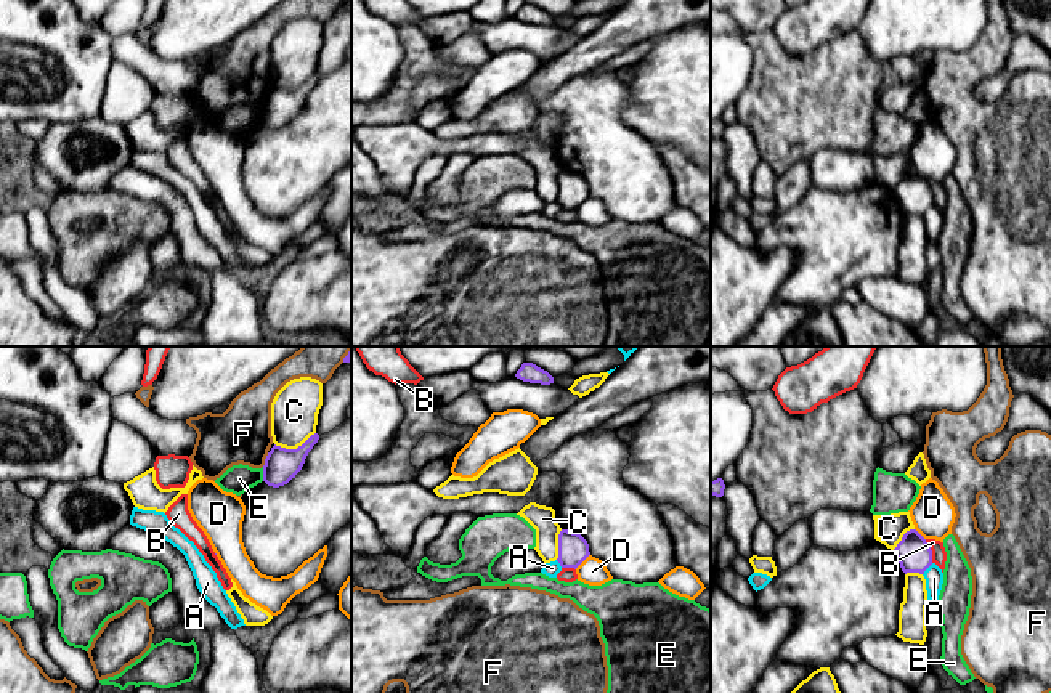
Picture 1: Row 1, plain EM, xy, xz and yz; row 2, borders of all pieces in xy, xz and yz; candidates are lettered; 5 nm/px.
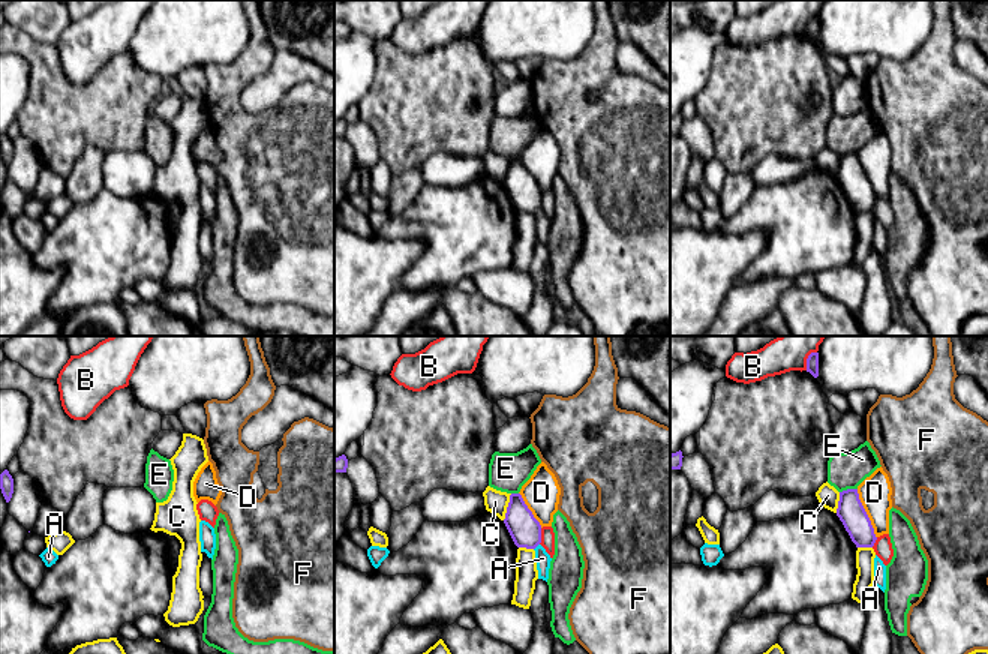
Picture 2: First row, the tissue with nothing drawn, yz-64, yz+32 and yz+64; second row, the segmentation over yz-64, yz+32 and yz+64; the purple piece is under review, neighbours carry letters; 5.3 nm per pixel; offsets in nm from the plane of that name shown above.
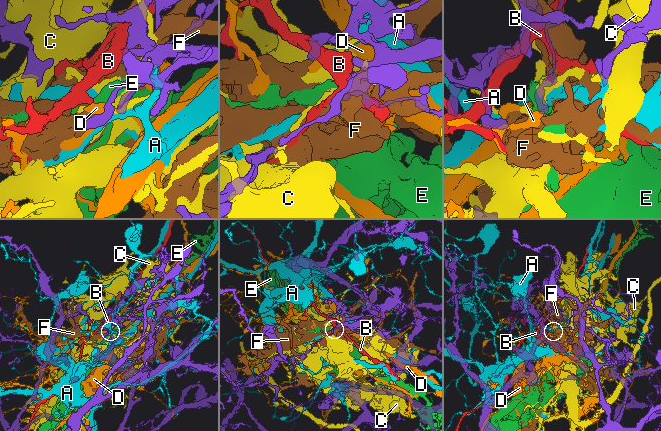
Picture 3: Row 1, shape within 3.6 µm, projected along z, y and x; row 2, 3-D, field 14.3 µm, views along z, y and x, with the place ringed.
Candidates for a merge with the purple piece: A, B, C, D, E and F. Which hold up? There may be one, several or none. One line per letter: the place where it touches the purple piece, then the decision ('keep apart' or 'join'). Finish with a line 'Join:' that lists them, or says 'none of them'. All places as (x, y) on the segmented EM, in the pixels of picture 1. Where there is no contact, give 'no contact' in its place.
A: meets purple in yz at (926, 568); keep apart
B: meets purple in yz at (931, 551); keep apart
C: meets purple in xy at (294, 449); keep apart
D: meets purple in xz at (581, 562); keep apart
E: meets purple in xy at (263, 474); keep apart
F: meets purple in xy at (265, 459); keep apart
Join: none of them

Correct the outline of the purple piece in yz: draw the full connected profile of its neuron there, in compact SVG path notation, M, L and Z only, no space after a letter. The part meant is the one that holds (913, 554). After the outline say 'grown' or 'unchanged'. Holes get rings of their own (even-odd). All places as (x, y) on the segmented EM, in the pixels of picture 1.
M910 529L903 534L902 541L894 549L894 555L905 574L924 574L924 571L932 565L932 550L916 529Z; unchanged

